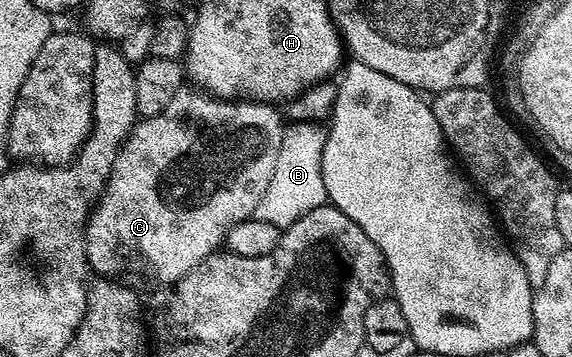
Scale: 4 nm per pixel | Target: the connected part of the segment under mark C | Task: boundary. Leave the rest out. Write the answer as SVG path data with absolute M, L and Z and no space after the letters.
M182 88L169 101L159 115L152 118L143 118L136 121L135 129L128 134L123 145L119 148L119 155L111 175L107 181L107 187L103 189L103 195L96 202L94 210L87 219L87 265L92 271L95 270L107 280L131 280L127 278L140 278L143 282L152 282L152 287L166 288L172 282L181 280L190 270L197 268L201 260L208 258L210 254L216 253L224 245L227 234L239 222L252 217L255 209L261 201L261 196L269 187L273 170L276 167L278 152L281 151L282 136L285 129L285 118L279 114L274 105L266 102L249 102L246 100L228 100L216 98L198 88Z

